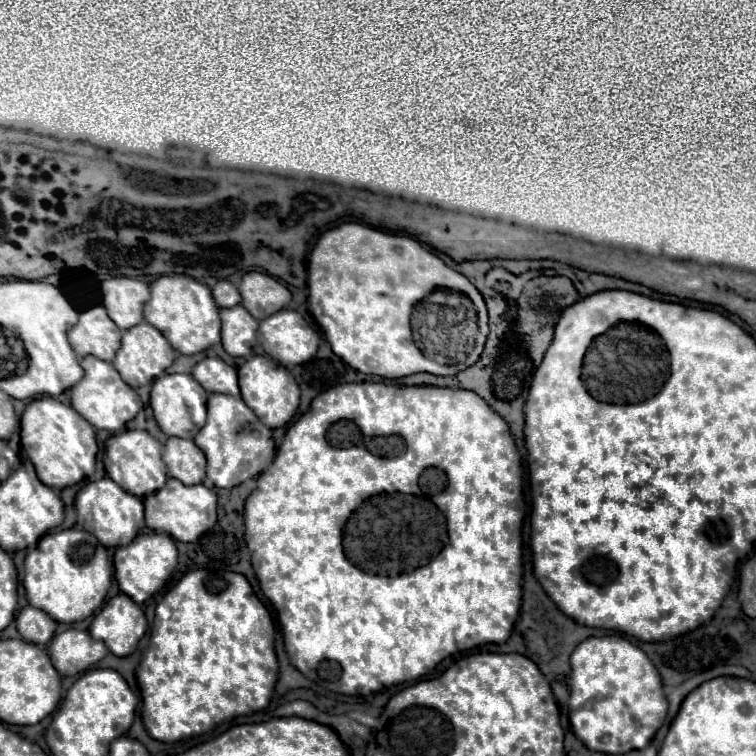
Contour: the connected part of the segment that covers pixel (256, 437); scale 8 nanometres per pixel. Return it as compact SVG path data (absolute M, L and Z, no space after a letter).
M209 394L207 422L197 432L195 444L207 456L207 480L217 488L235 488L241 482L261 474L275 456L271 430L241 400L227 394Z

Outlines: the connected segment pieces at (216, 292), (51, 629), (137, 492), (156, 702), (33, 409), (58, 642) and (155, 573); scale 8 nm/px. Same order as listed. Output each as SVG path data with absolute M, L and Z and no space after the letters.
M219 280L213 288L213 298L219 308L233 308L241 302L239 290L229 280Z
M25 606L17 614L17 630L23 636L23 640L33 644L47 644L57 628L57 622L49 618L43 610L37 610L35 606Z
M125 430L121 434L113 434L105 442L103 464L107 476L113 478L113 482L117 482L125 492L139 498L161 490L161 486L167 482L167 466L161 458L161 444L147 430Z
M191 570L157 604L149 648L137 670L143 700L143 724L161 742L177 742L205 734L233 716L263 710L277 680L277 656L273 650L273 622L267 608L253 594L251 584L237 572Z
M55 398L33 400L21 416L21 448L33 462L43 484L55 490L75 486L95 470L97 440L93 426L71 406Z
M65 630L51 640L47 648L49 658L61 676L77 676L89 666L97 664L105 654L107 646L81 630Z
M157 532L139 534L131 544L117 548L117 552L113 556L113 566L115 566L115 580L119 584L119 590L123 594L129 594L129 598L133 598L133 602L143 604L145 600L149 600L155 592L159 592L163 588L163 584L175 570L177 546L175 546L173 538L169 538L167 534L157 534Z

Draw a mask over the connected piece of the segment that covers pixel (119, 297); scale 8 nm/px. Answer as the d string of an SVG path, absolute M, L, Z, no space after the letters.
M117 276L101 284L103 306L109 318L121 328L133 328L143 322L143 304L149 300L149 286L141 280Z

